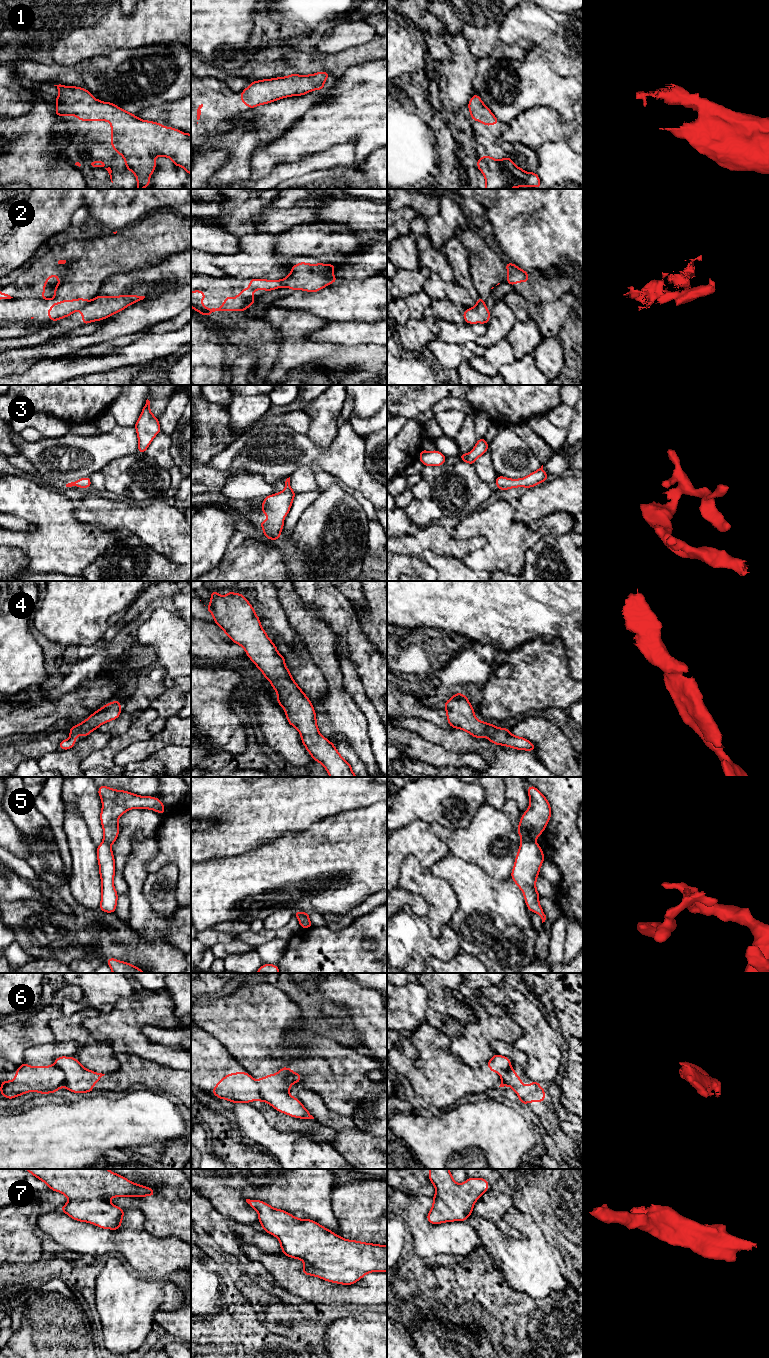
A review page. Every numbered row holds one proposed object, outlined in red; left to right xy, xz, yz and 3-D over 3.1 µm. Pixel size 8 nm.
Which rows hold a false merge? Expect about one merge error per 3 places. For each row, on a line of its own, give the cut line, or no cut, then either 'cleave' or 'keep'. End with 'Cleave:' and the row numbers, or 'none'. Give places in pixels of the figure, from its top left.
1: no cut; keep
2: cut in xy along (89, 301), (81, 310); cleave
3: no cut; keep
4: no cut; keep
5: cut in yz along (522, 839), (533, 842); cleave
6: cut in xy along (55, 1063), (64, 1074), (64, 1085); cleave
7: no cut; keep
Cleave: 2, 5, 6

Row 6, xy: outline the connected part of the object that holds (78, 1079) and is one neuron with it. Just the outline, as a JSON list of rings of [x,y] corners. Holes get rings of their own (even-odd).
[[[58,1057],[55,1064],[65,1074],[64,1087],[73,1093],[93,1092],[93,1085],[105,1075],[83,1067],[75,1057]]]

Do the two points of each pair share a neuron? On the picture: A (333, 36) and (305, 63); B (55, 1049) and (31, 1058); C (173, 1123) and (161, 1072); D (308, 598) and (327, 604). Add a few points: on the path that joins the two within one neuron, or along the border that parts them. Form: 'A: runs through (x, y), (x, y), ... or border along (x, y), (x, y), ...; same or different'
A: border along (316, 48), (327, 53), (343, 50); different
B: runs through (49, 1052), (41, 1058), (37, 1058); same
C: border along (153, 1089), (163, 1094); different
D: runs through (313, 598), (322, 599); same

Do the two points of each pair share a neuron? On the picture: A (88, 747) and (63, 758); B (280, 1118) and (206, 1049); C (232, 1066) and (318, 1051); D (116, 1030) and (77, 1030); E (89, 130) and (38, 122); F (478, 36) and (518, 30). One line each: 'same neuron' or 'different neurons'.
A: same neuron
B: same neuron
C: different neurons
D: different neurons
E: different neurons
F: different neurons

